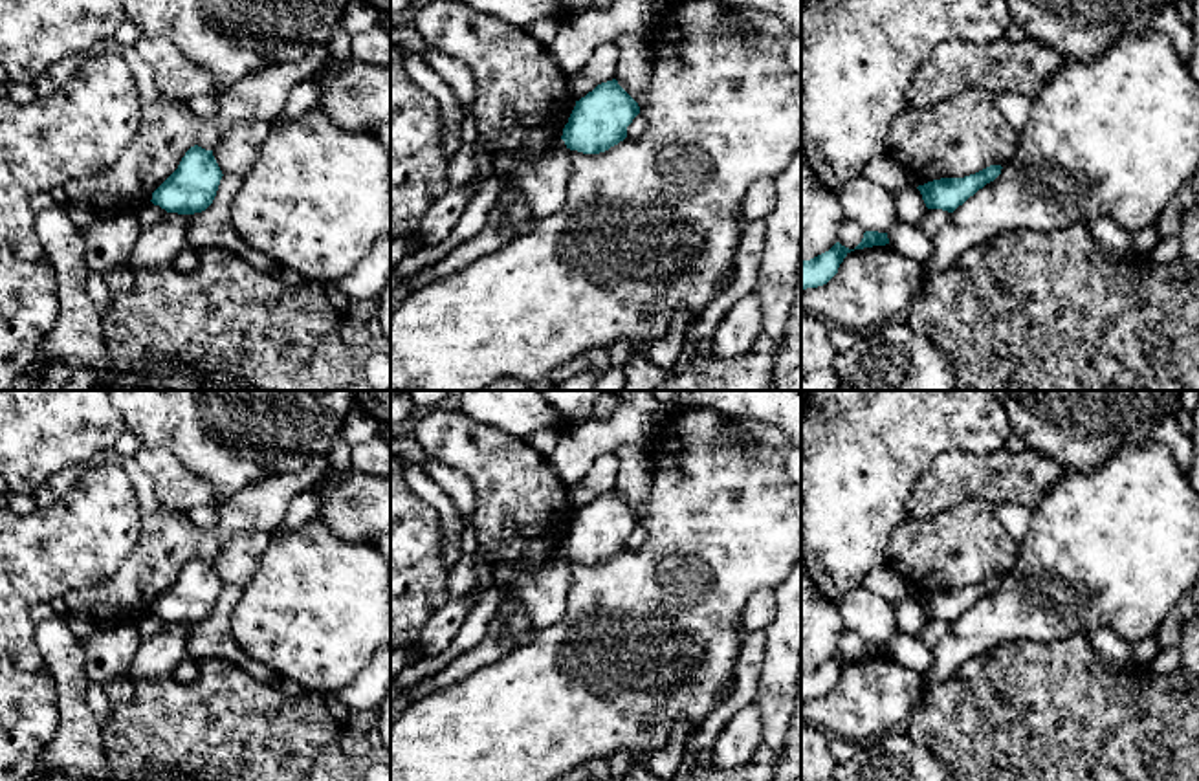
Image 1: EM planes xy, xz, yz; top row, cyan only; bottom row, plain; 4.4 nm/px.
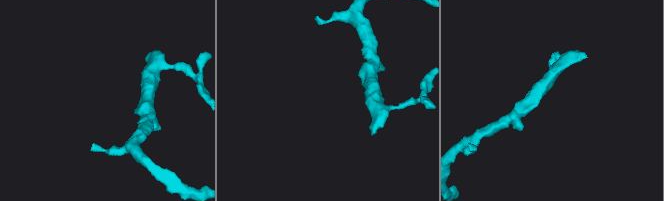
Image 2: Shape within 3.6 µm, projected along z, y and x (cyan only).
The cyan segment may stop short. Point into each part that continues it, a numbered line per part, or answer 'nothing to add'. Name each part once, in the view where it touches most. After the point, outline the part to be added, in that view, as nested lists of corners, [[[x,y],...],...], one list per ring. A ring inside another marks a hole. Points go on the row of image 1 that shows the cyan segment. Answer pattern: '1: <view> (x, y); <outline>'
nothing to add

